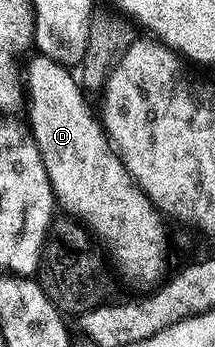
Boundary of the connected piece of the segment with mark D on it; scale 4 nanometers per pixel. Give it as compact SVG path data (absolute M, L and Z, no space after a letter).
M36 56L31 64L29 61L28 71L26 78L28 81L28 110L30 106L30 122L28 121L28 129L31 134L34 135L34 143L38 145L38 151L40 156L44 160L44 168L48 172L48 180L50 181L50 186L54 189L54 201L63 211L74 210L74 215L81 214L81 218L85 221L90 222L90 225L94 226L96 230L99 230L102 236L101 245L104 247L105 253L108 255L110 253L110 258L114 261L114 266L118 269L118 274L126 282L131 282L131 287L134 288L154 288L159 285L162 281L162 273L164 272L164 254L168 250L168 244L166 244L166 222L167 219L164 217L162 211L158 210L157 207L150 203L150 197L147 196L145 192L141 190L138 186L131 186L130 182L127 181L126 174L123 174L122 166L119 166L117 159L119 156L110 154L110 150L107 149L106 142L110 139L110 135L107 134L105 126L102 125L99 115L96 113L92 107L86 103L86 98L84 95L83 87L80 85L79 79L74 78L67 67L62 66L60 63L56 63L51 59L43 56Z

